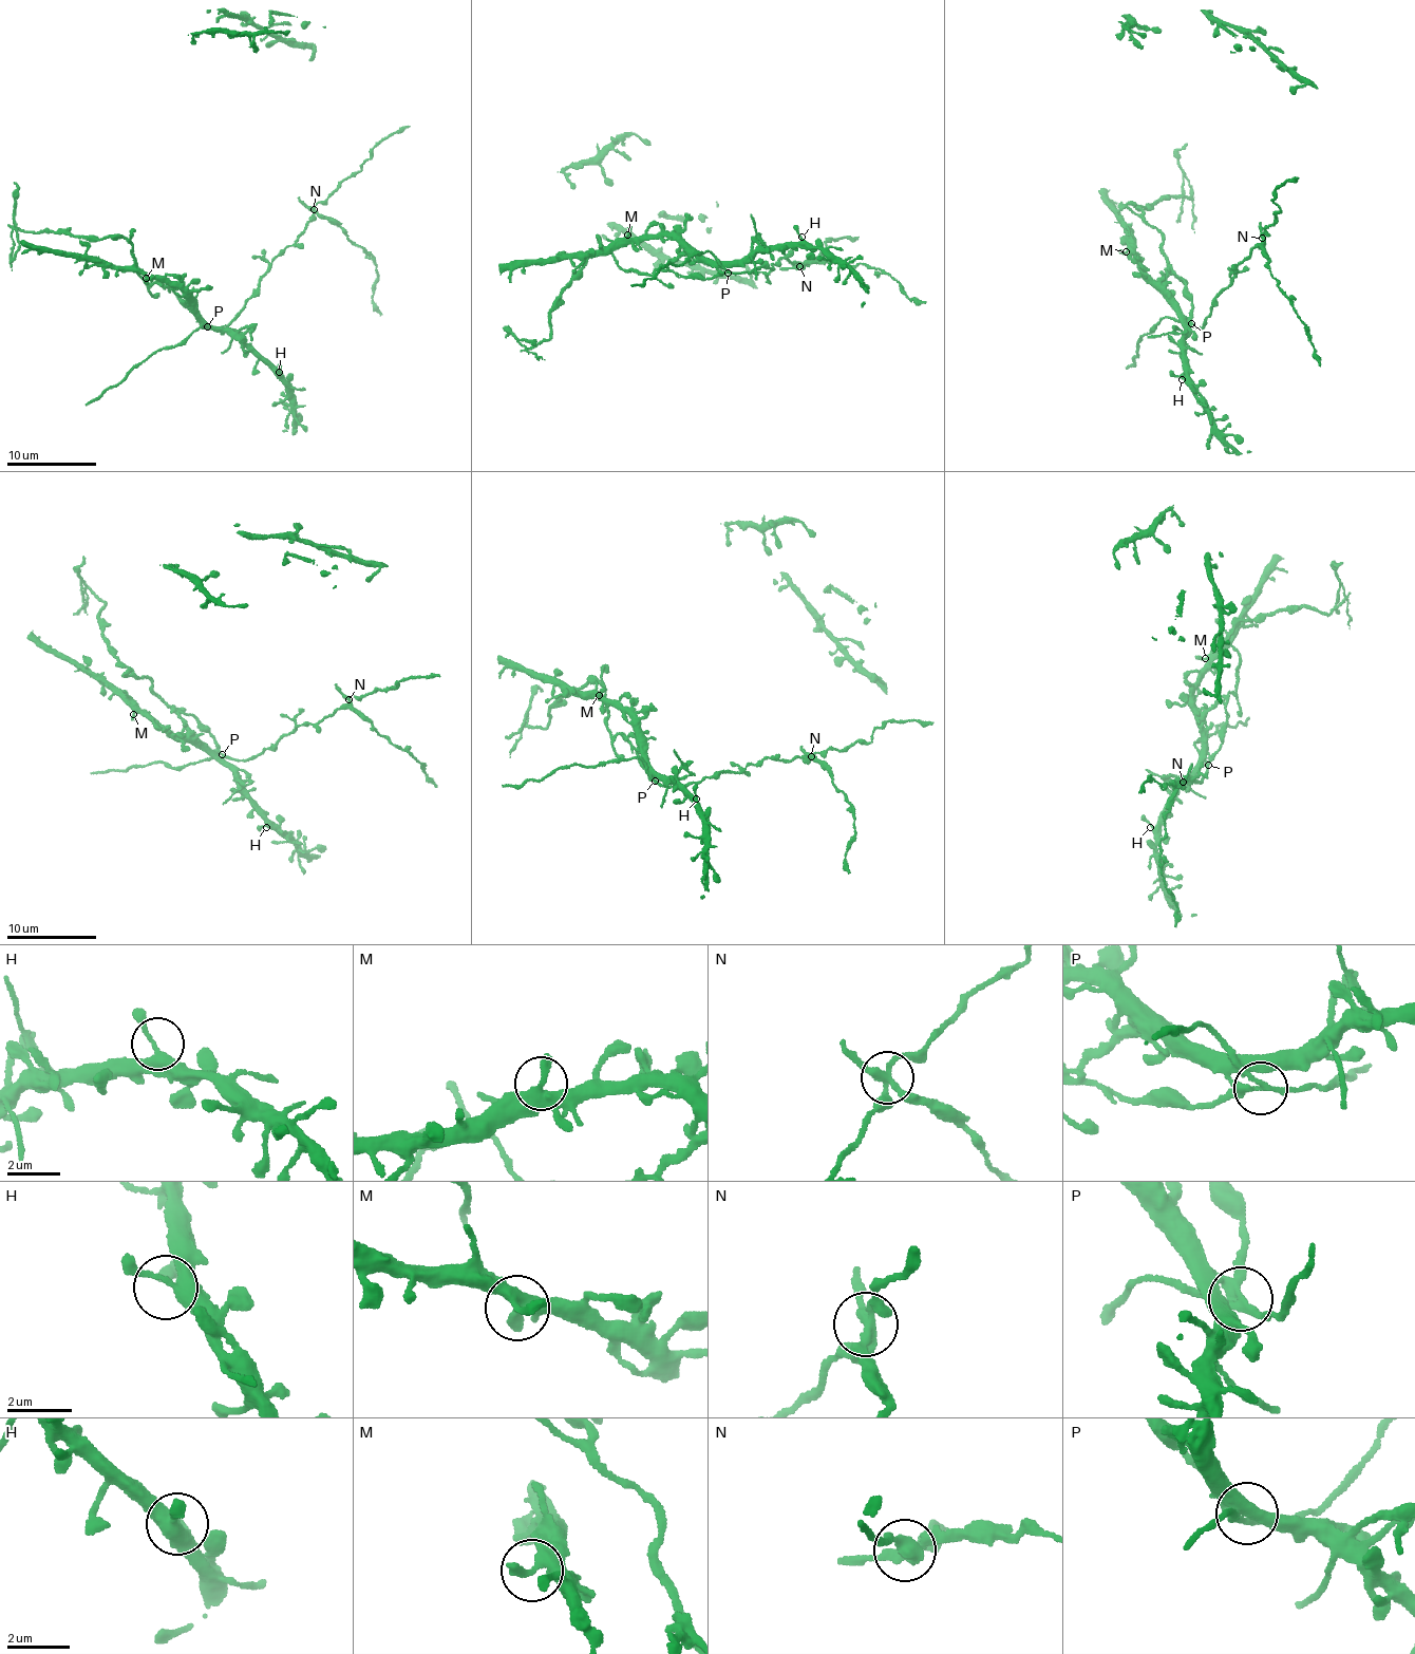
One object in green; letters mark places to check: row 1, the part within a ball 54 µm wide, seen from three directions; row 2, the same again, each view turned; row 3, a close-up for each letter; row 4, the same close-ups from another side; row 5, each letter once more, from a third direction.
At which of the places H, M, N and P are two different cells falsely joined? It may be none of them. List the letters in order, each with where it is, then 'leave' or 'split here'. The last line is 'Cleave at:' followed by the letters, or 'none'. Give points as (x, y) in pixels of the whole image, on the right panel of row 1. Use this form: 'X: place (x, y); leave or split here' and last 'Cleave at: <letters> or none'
H: place (1182, 379); leave
M: place (1126, 251); leave
N: place (1262, 238); split here
P: place (1191, 323); split here
Cleave at: N, P

